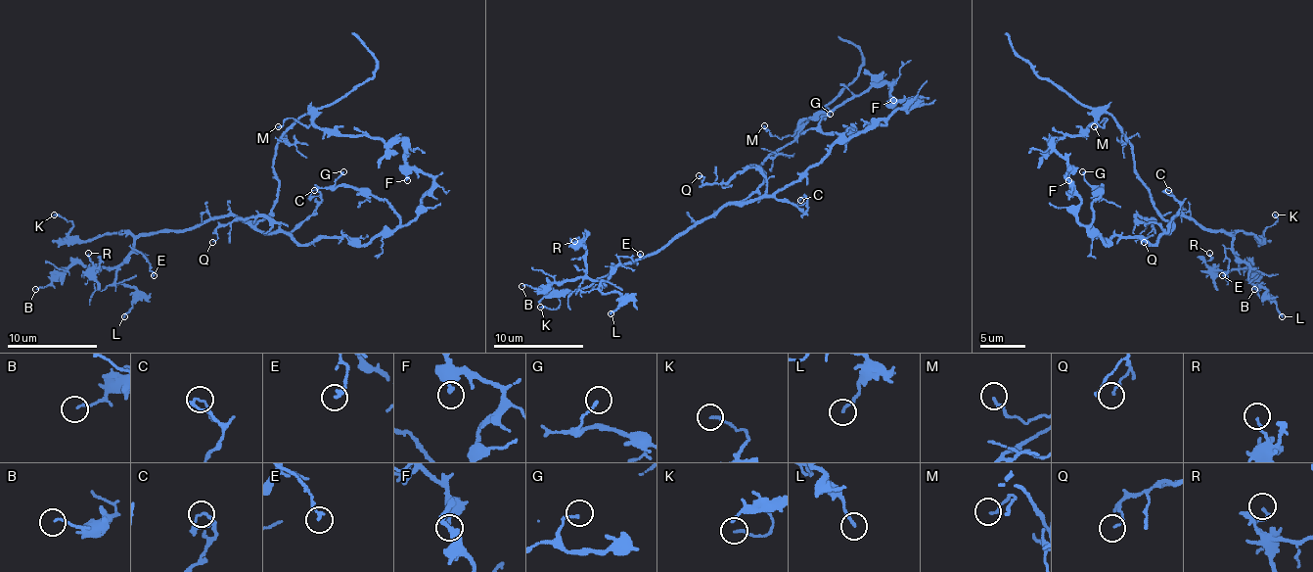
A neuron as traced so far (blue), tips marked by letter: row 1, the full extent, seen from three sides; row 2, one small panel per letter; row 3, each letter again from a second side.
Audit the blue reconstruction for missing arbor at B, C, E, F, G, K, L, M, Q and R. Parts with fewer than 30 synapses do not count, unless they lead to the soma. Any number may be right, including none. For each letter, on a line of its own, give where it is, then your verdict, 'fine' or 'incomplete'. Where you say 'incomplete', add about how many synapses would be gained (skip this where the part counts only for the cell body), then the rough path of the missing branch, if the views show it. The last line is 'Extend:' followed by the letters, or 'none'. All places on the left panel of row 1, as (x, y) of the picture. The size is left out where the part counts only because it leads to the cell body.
B: place (35, 289); fine
C: place (314, 190); fine
E: place (154, 275); fine
F: place (407, 180); fine
G: place (343, 171); fine
K: place (54, 214); fine
L: place (124, 316); fine
M: place (278, 126); fine
Q: place (212, 242); fine
R: place (88, 253); fine
Extend: none

